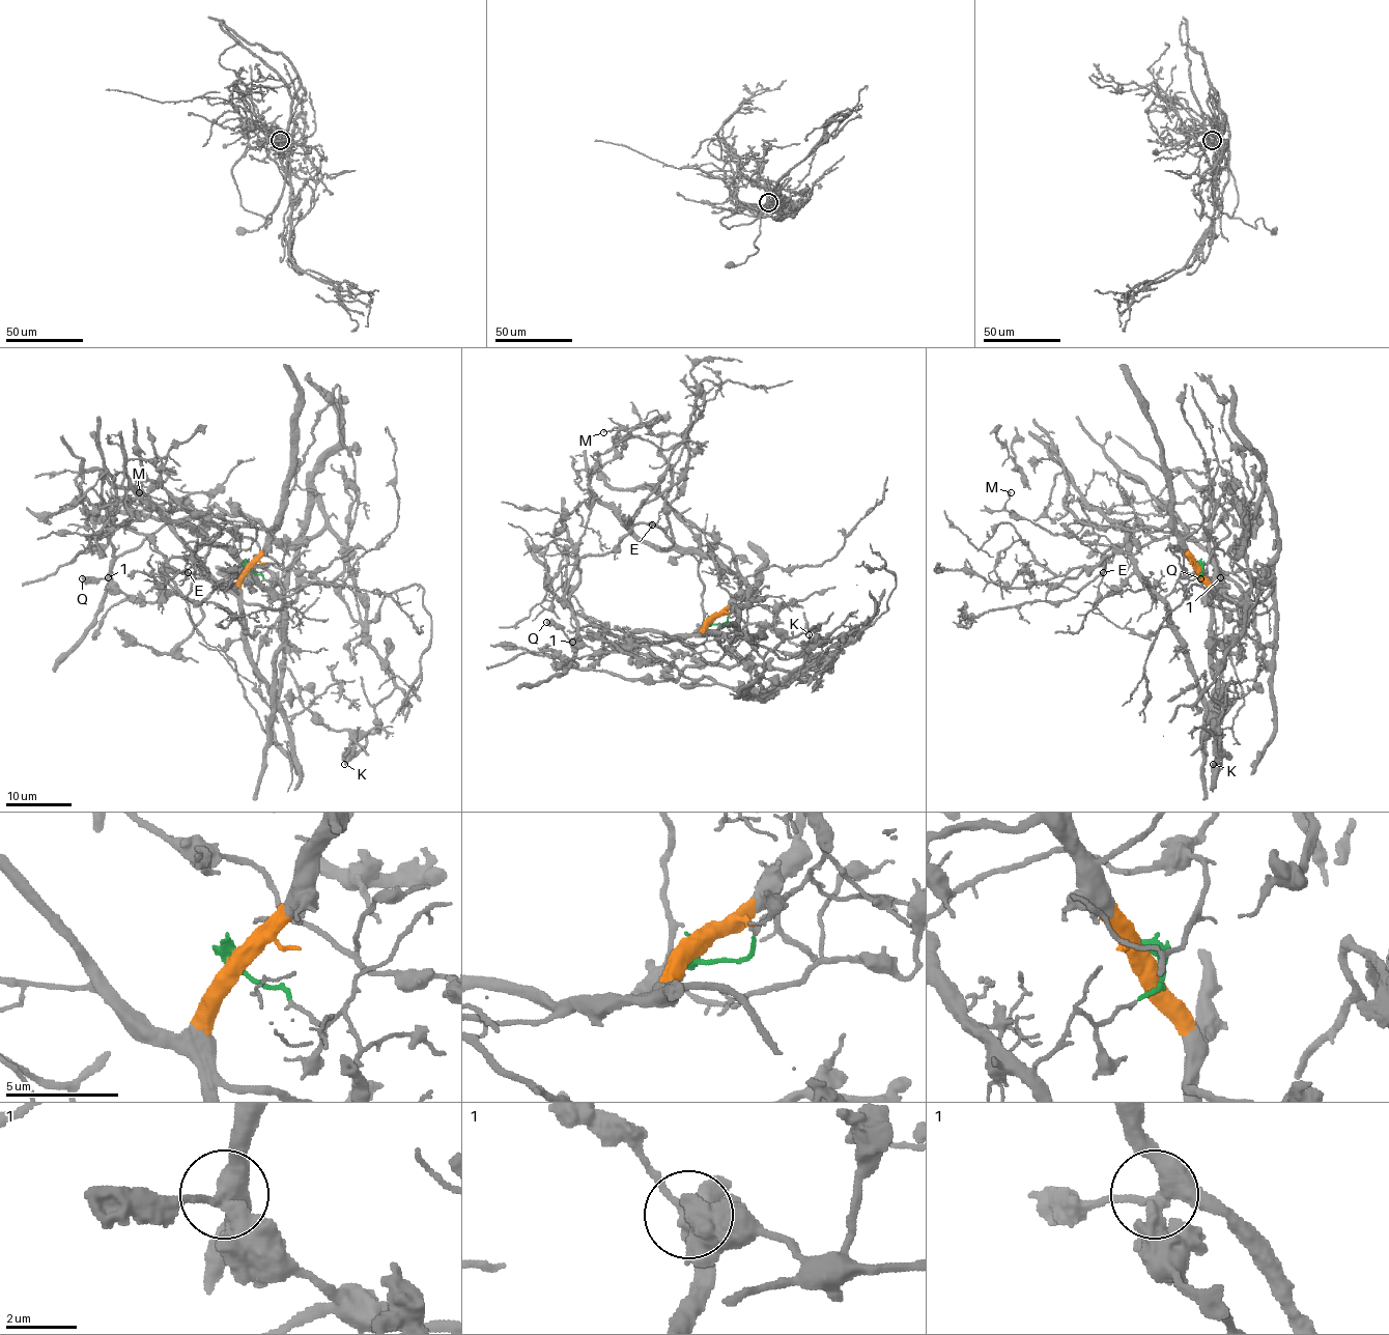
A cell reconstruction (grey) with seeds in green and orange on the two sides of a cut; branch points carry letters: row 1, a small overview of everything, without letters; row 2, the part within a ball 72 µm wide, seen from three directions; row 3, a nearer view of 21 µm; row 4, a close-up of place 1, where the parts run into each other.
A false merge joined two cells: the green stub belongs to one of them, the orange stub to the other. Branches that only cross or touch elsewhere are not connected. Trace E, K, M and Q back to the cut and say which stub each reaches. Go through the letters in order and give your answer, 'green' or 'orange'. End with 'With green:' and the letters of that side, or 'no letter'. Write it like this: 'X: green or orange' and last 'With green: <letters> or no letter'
E: green
K: orange
M: green
Q: green
With green: E, M, Q

